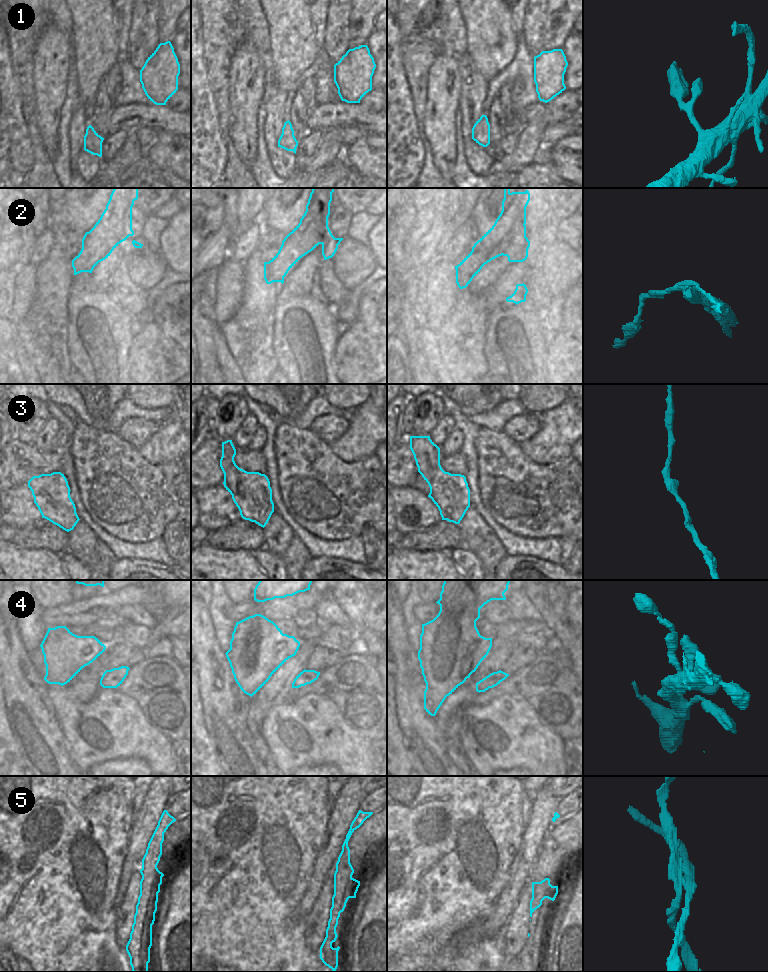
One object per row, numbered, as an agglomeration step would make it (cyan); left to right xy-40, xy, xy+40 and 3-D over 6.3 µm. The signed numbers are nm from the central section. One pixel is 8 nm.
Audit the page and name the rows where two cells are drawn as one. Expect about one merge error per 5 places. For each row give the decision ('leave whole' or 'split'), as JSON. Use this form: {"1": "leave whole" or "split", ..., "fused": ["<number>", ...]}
{"1": "leave whole", "2": "split", "3": "leave whole", "4": "leave whole", "5": "split", "fused": ["2", "5"]}

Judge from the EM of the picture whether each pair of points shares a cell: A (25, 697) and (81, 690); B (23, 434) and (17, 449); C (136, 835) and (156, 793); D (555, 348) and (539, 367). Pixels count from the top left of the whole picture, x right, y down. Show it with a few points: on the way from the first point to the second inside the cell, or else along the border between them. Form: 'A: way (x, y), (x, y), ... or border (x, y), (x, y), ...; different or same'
A: border (45, 682), (53, 712), (56, 716); different
B: border (14, 437), (31, 444); different
C: way (143, 825), (154, 803); same
D: way (552, 353), (544, 362); same

